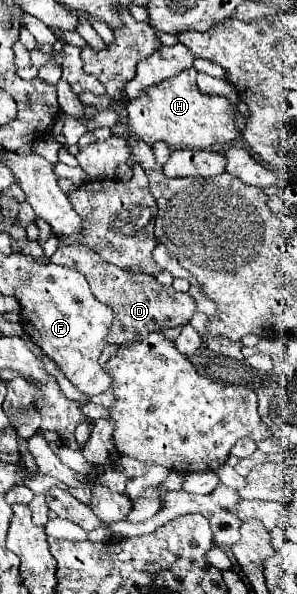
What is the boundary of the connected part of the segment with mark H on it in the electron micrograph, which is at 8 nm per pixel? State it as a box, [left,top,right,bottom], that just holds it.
[112,69,240,149]

